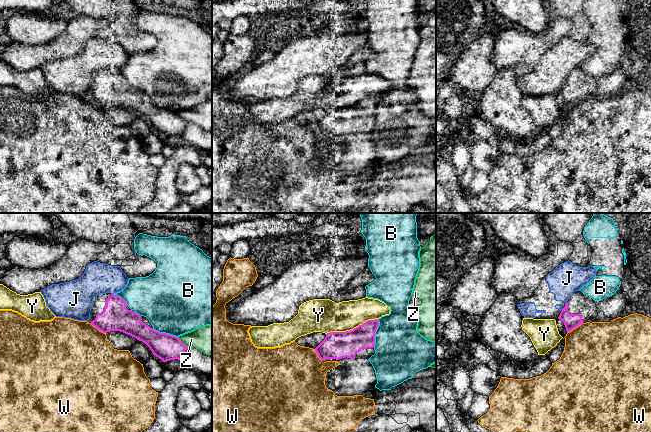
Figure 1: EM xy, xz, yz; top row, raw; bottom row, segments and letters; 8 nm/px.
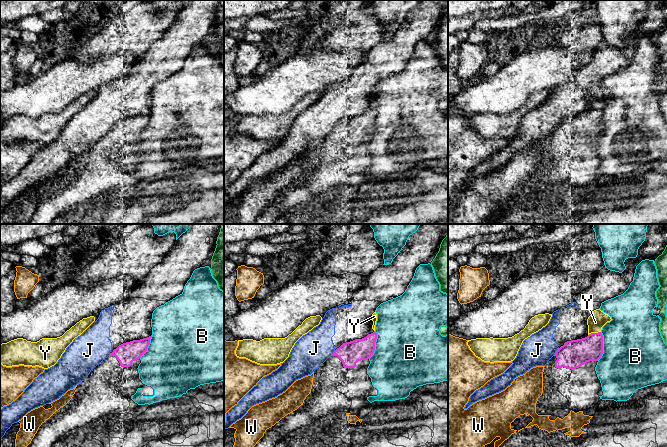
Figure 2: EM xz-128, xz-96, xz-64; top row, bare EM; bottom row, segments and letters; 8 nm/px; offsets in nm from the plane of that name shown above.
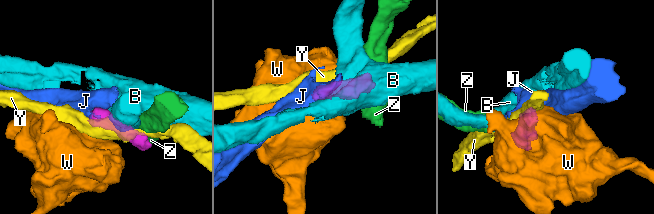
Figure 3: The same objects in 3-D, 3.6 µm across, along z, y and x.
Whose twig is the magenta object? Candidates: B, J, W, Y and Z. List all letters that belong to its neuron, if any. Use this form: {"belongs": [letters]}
{"belongs": []}

